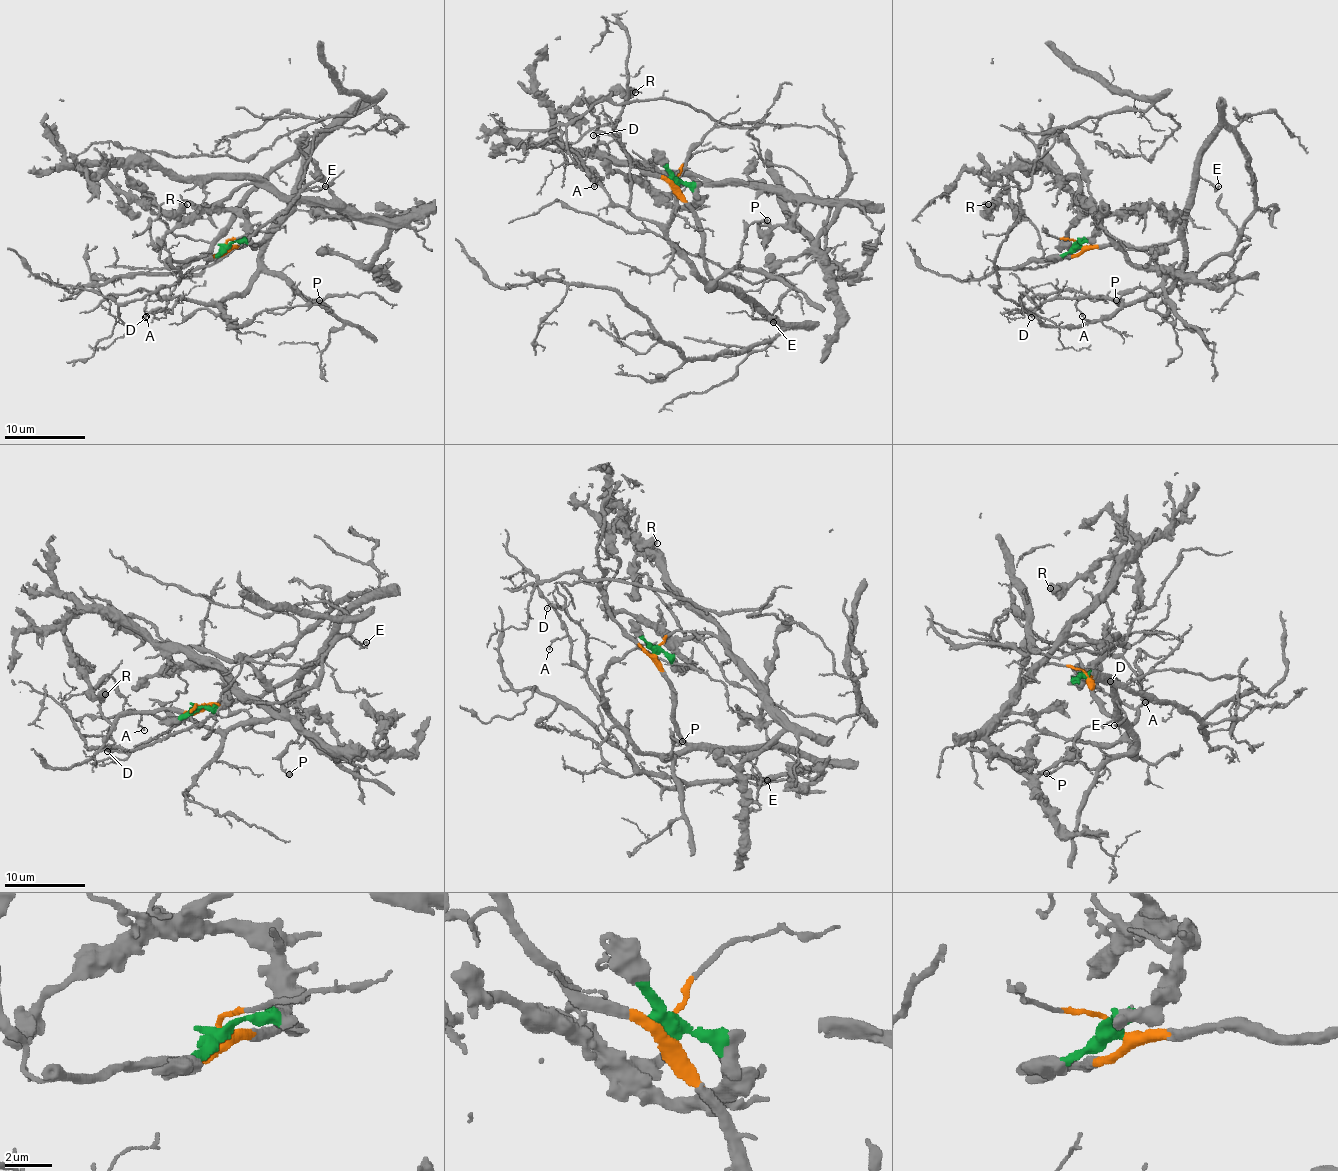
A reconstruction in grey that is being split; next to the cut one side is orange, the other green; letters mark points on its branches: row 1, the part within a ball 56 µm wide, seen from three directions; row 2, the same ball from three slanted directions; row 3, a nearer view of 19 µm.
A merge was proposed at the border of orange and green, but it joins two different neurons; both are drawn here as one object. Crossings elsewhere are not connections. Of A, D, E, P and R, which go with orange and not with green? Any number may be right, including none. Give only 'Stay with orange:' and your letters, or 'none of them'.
Stay with orange: A, D, E, P

